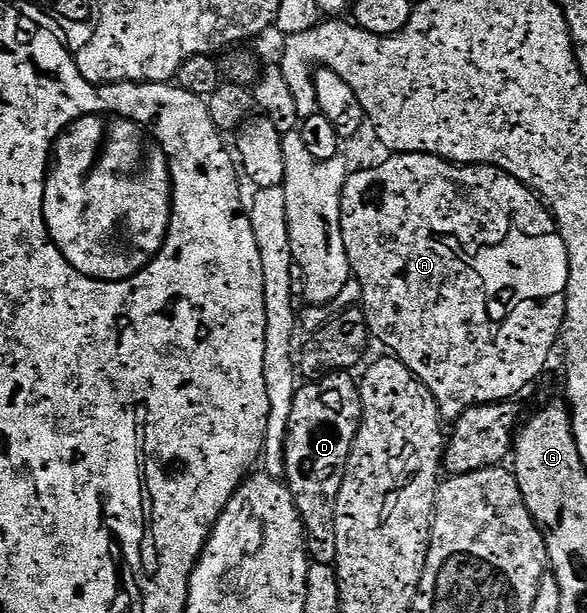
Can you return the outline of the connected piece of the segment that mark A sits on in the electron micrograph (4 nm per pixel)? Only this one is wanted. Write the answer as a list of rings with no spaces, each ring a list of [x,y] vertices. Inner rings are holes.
[[[395,153],[395,154],[394,154],[394,155],[392,155],[392,157],[390,157],[390,158],[389,158],[389,159],[388,159],[388,160],[387,160],[387,161],[386,161],[386,162],[385,162],[385,163],[381,163],[381,167],[373,167],[373,168],[372,168],[372,169],[355,169],[355,170],[354,170],[354,172],[352,172],[352,173],[351,173],[351,174],[350,174],[350,176],[348,176],[348,178],[347,178],[347,182],[346,182],[346,183],[345,183],[345,187],[344,187],[344,188],[343,188],[343,198],[342,198],[342,199],[341,199],[341,231],[342,231],[342,232],[343,232],[343,238],[344,238],[344,239],[345,239],[345,251],[346,251],[346,252],[347,252],[347,254],[348,254],[348,255],[349,255],[349,263],[350,263],[350,264],[351,264],[351,272],[352,272],[352,274],[353,274],[353,277],[354,277],[354,278],[355,278],[355,279],[357,279],[357,280],[359,280],[359,281],[360,281],[360,283],[361,283],[361,285],[362,285],[362,287],[363,287],[363,288],[364,288],[364,297],[363,297],[363,300],[362,300],[362,302],[361,302],[361,308],[362,308],[362,311],[363,311],[363,313],[364,313],[364,315],[365,315],[365,316],[366,316],[366,317],[367,317],[367,326],[368,326],[368,328],[369,328],[369,329],[370,329],[370,336],[371,336],[371,337],[372,337],[372,338],[375,338],[375,339],[377,339],[377,337],[380,337],[380,339],[381,339],[381,340],[383,340],[383,341],[384,341],[384,343],[385,343],[385,344],[387,344],[387,345],[388,345],[388,347],[389,347],[389,348],[391,348],[391,349],[388,349],[388,350],[390,350],[390,352],[391,352],[391,353],[392,353],[392,354],[394,354],[394,356],[396,356],[396,357],[398,357],[398,358],[399,358],[399,360],[401,360],[401,361],[403,361],[403,362],[404,362],[404,363],[405,363],[405,367],[409,367],[409,371],[410,371],[410,372],[411,372],[411,374],[412,374],[412,375],[413,375],[413,376],[415,376],[415,378],[417,378],[417,380],[419,380],[419,381],[423,381],[423,382],[424,382],[424,383],[425,383],[425,387],[429,387],[429,391],[430,391],[430,392],[431,392],[431,394],[433,394],[433,395],[434,395],[434,396],[435,396],[435,401],[436,401],[436,402],[437,402],[437,403],[438,403],[438,404],[439,404],[439,412],[440,412],[440,414],[442,414],[442,416],[443,416],[443,417],[444,417],[444,418],[447,418],[447,417],[448,417],[448,418],[447,418],[447,419],[454,419],[454,418],[456,418],[456,417],[458,417],[458,416],[459,416],[459,414],[460,414],[460,413],[463,413],[463,412],[465,412],[465,411],[466,411],[466,409],[471,409],[471,408],[472,408],[472,407],[473,407],[473,406],[475,406],[475,405],[494,405],[494,404],[496,404],[496,403],[498,403],[498,402],[501,402],[501,401],[511,401],[511,400],[512,400],[512,399],[515,399],[515,396],[517,396],[517,395],[518,395],[518,393],[519,393],[519,392],[521,392],[521,391],[522,391],[522,389],[523,389],[523,388],[525,388],[525,387],[526,387],[526,385],[531,385],[531,384],[533,384],[533,383],[534,383],[534,381],[535,381],[535,380],[537,380],[537,379],[538,379],[538,377],[539,377],[539,376],[541,376],[541,375],[542,375],[542,373],[543,373],[543,368],[545,368],[545,367],[546,367],[546,365],[547,365],[547,360],[549,360],[549,359],[550,359],[550,357],[551,357],[551,352],[553,352],[553,351],[554,351],[554,349],[555,349],[555,345],[556,345],[556,349],[557,349],[557,342],[558,342],[558,341],[559,341],[559,340],[560,340],[560,337],[561,337],[561,330],[562,330],[562,327],[563,327],[563,318],[564,318],[564,317],[566,317],[566,316],[567,316],[567,284],[568,284],[568,283],[569,283],[569,275],[570,275],[570,274],[571,274],[571,264],[570,264],[570,263],[569,263],[569,254],[568,254],[568,253],[567,253],[567,248],[566,248],[566,247],[565,247],[565,243],[564,243],[564,242],[563,242],[563,236],[562,236],[562,235],[561,235],[561,234],[560,234],[560,233],[559,233],[559,226],[558,226],[558,225],[556,225],[556,224],[555,224],[555,219],[554,219],[554,216],[553,216],[553,214],[552,214],[552,212],[551,212],[551,210],[550,210],[550,208],[548,208],[548,206],[547,206],[547,205],[546,205],[546,204],[544,204],[544,202],[543,202],[543,201],[542,201],[542,200],[541,200],[541,198],[540,198],[540,196],[539,196],[539,194],[538,194],[538,193],[536,193],[536,192],[535,192],[535,190],[534,190],[534,189],[531,189],[531,188],[530,188],[530,187],[529,187],[529,186],[527,186],[527,185],[524,185],[524,184],[523,184],[523,182],[521,182],[521,181],[518,181],[518,180],[517,180],[517,179],[516,179],[516,178],[515,178],[515,177],[514,177],[514,176],[513,176],[513,175],[509,175],[509,174],[508,174],[508,173],[507,173],[507,172],[505,172],[505,170],[504,170],[504,169],[499,169],[499,168],[497,168],[497,166],[495,166],[495,165],[457,165],[457,164],[455,164],[455,162],[454,162],[454,161],[447,161],[447,160],[445,160],[445,159],[444,159],[444,157],[435,157],[435,156],[434,156],[434,155],[433,155],[433,154],[431,154],[431,153]]]

